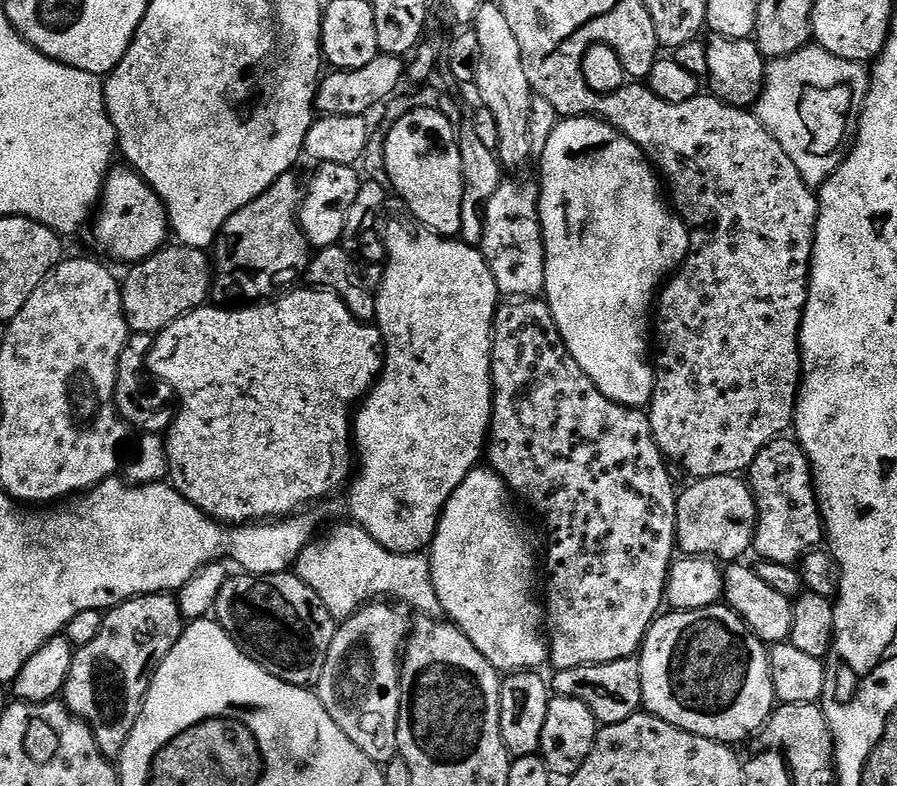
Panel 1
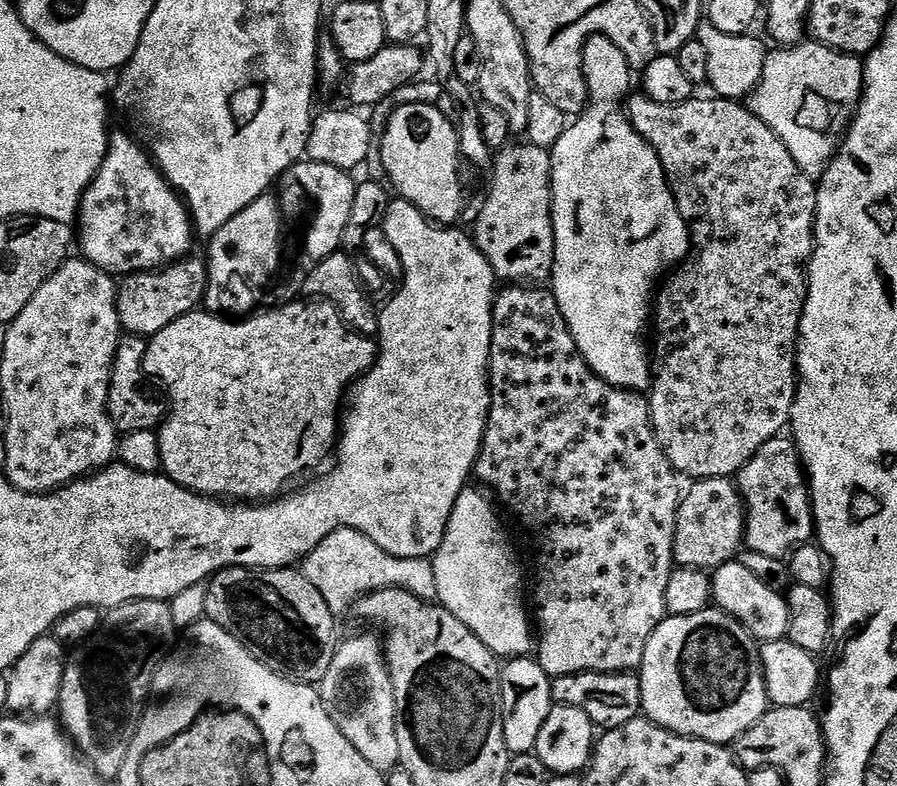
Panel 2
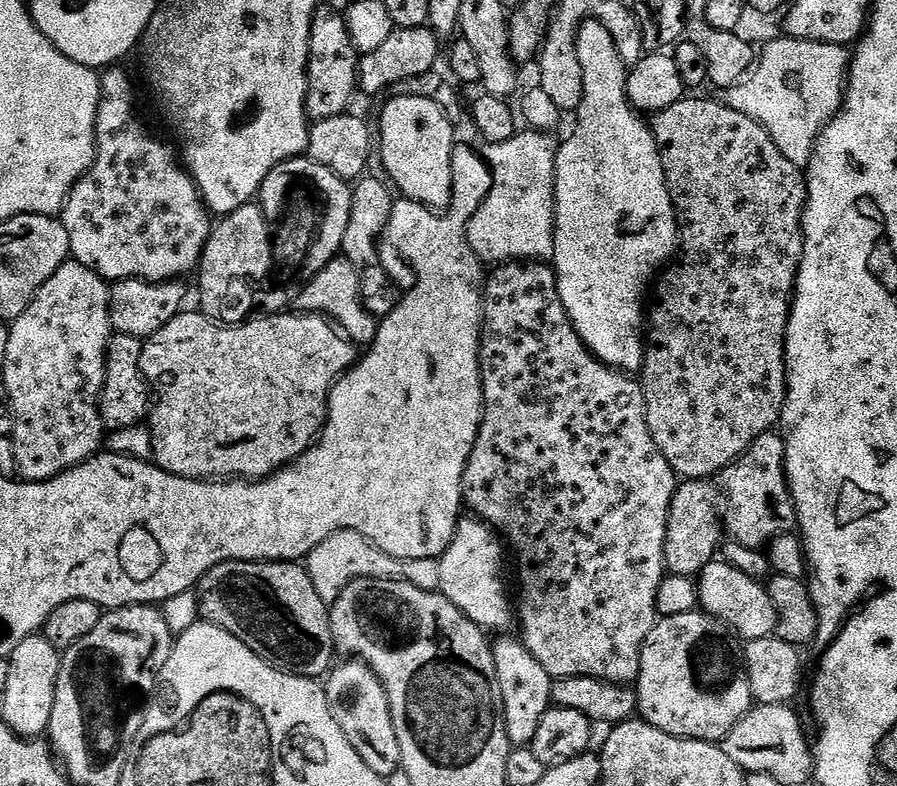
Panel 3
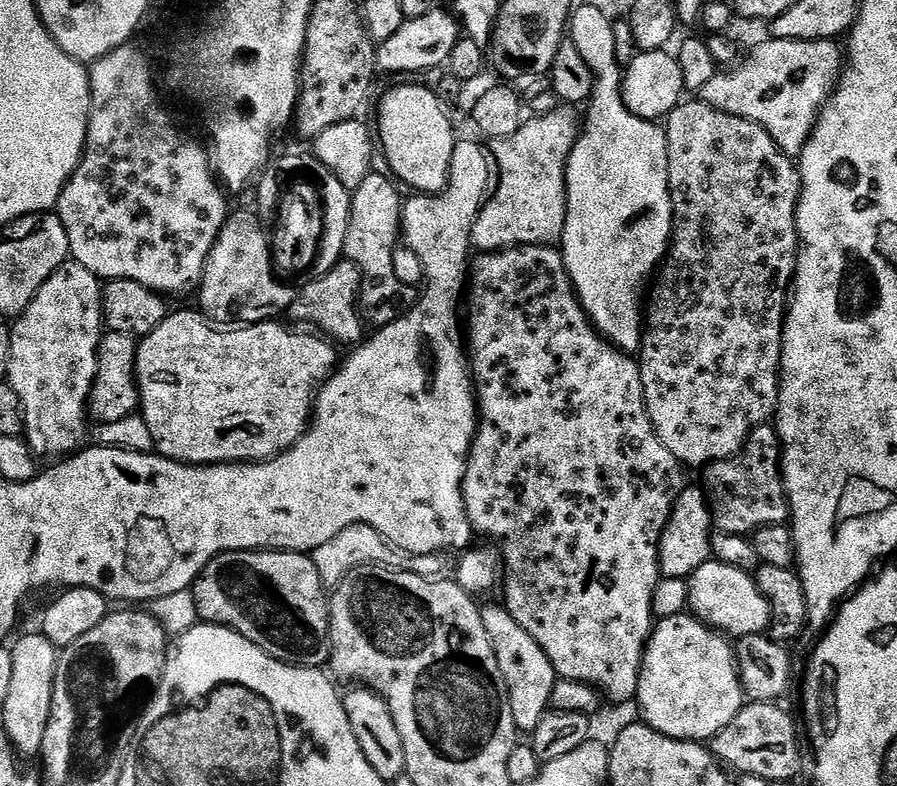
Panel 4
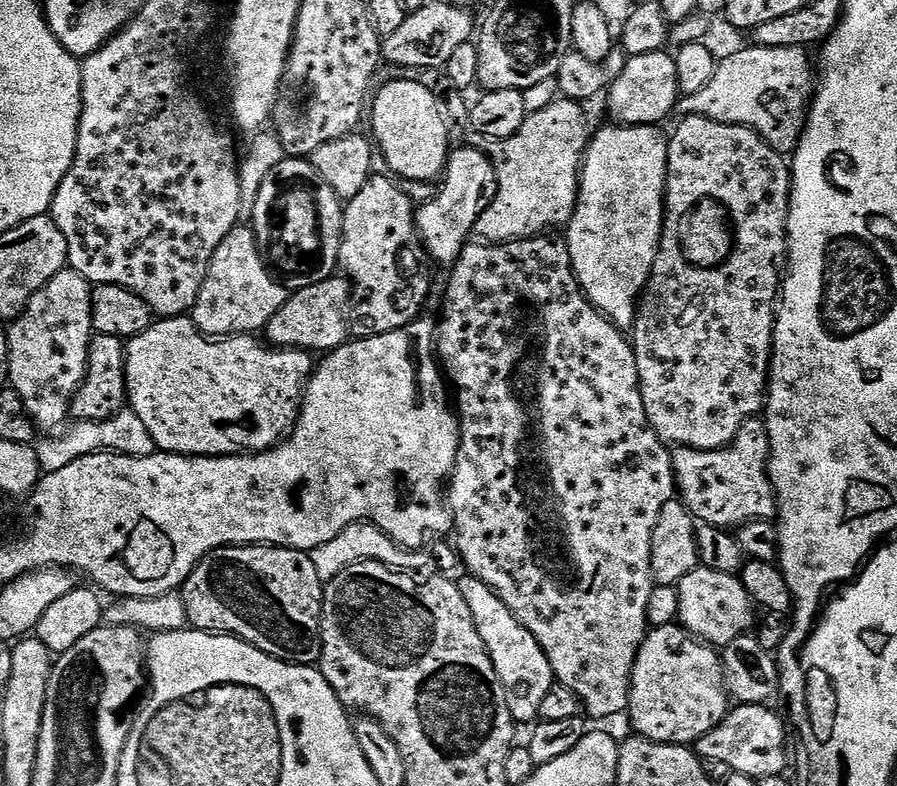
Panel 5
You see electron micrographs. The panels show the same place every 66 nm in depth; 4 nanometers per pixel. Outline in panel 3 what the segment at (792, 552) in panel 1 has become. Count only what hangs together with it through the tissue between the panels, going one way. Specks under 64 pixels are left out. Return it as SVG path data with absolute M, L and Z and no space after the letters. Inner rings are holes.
M779 431L762 433L737 460L718 473L719 480L718 492L723 500L722 528L731 543L763 549L774 538L791 533L797 527L796 503L788 491L788 475L784 472L784 437Z

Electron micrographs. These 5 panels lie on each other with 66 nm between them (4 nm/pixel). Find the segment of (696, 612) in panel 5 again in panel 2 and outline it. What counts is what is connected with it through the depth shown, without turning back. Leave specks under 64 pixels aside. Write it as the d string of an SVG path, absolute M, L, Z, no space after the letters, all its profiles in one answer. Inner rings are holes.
M729 562L715 569L710 576L712 598L715 607L734 617L738 623L758 642L765 640L783 640L788 635L790 610L787 599L774 591L766 582L761 582L755 574L750 574L746 566L738 562Z

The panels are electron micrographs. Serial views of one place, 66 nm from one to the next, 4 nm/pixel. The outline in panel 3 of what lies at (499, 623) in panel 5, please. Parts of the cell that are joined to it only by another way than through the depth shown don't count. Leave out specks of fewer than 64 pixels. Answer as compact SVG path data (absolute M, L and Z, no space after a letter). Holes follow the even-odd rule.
M519 639L500 640L492 644L494 666L498 670L498 686L502 690L504 703L504 721L508 731L508 740L514 746L531 745L535 734L538 733L539 723L552 704L553 677L530 654L530 650Z

